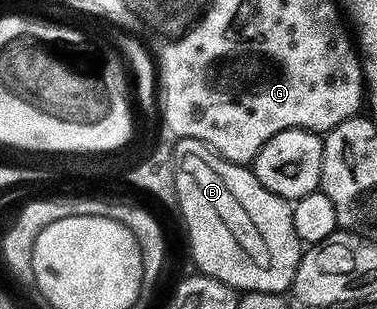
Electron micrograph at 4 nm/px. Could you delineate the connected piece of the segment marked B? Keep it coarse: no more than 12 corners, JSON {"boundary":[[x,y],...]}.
{"boundary":[[197,139],[171,147],[198,272],[288,292],[293,209]]}

